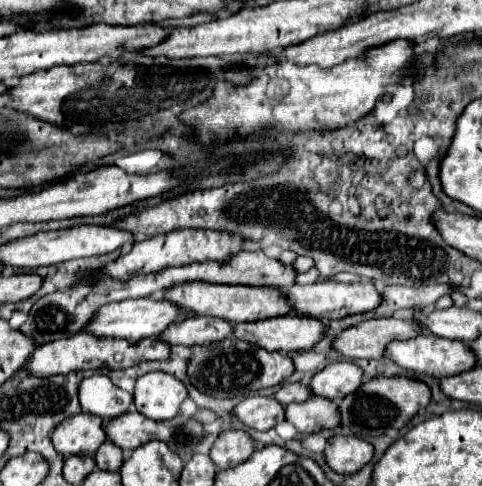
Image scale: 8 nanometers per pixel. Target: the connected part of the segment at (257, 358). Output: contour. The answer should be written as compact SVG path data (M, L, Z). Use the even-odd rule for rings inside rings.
M237 338L219 340L207 346L193 346L193 356L187 362L187 376L191 384L213 398L241 398L261 388L277 386L293 372L293 362L281 352L267 352Z

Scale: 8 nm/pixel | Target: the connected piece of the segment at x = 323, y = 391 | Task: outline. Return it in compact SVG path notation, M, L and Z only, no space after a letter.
M333 362L311 378L309 390L313 396L321 396L339 404L339 400L355 392L361 382L363 370L359 366L351 362Z

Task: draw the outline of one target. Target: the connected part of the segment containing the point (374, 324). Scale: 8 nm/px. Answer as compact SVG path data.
M373 318L349 326L337 334L331 348L345 358L381 358L385 346L393 340L415 338L419 328L413 320L401 318Z

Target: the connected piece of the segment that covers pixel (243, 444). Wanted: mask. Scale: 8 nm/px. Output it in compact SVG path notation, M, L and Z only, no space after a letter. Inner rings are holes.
M223 430L213 448L211 460L215 462L217 470L227 470L235 464L245 462L253 454L253 440L247 436L245 430Z

